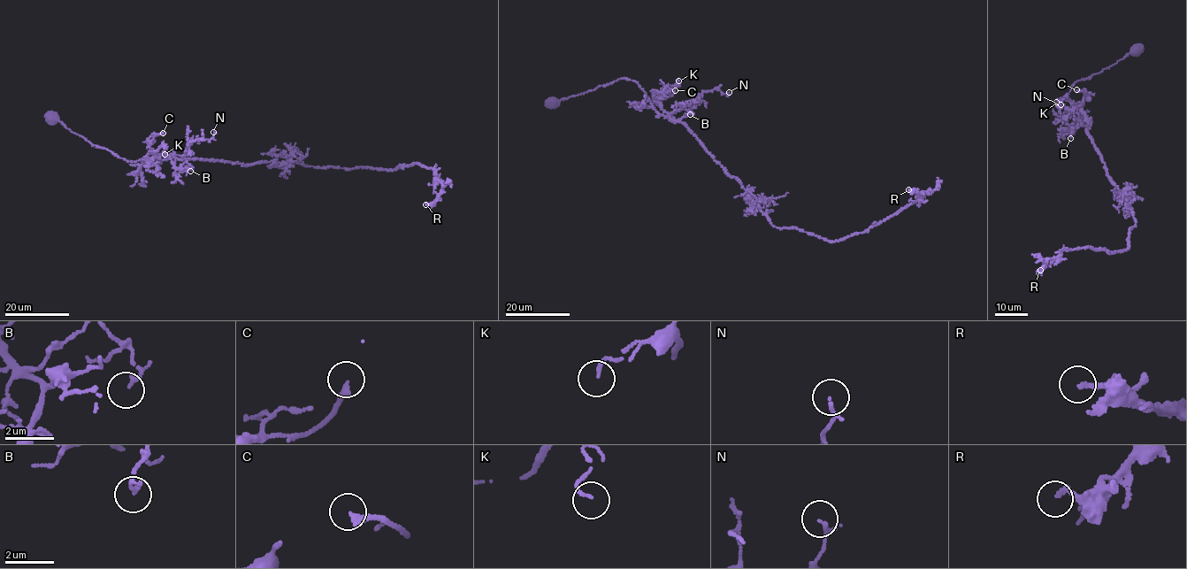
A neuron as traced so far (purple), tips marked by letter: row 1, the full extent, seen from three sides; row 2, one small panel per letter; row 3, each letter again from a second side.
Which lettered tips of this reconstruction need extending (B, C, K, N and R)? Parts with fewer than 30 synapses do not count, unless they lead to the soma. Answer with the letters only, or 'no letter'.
no letter

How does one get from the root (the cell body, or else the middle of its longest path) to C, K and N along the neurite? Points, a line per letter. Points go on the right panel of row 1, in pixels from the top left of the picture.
C: (1137, 50), (1074, 84), (1068, 98), (1082, 110), (1086, 122), (1081, 109), (1084, 93), (1076, 89)
K: (1137, 50), (1074, 84), (1068, 98), (1079, 107), (1088, 121), (1066, 96), (1056, 102)
N: (1137, 50), (1074, 84), (1068, 98), (1082, 110), (1087, 126), (1062, 105), (1059, 111), (1060, 104)

